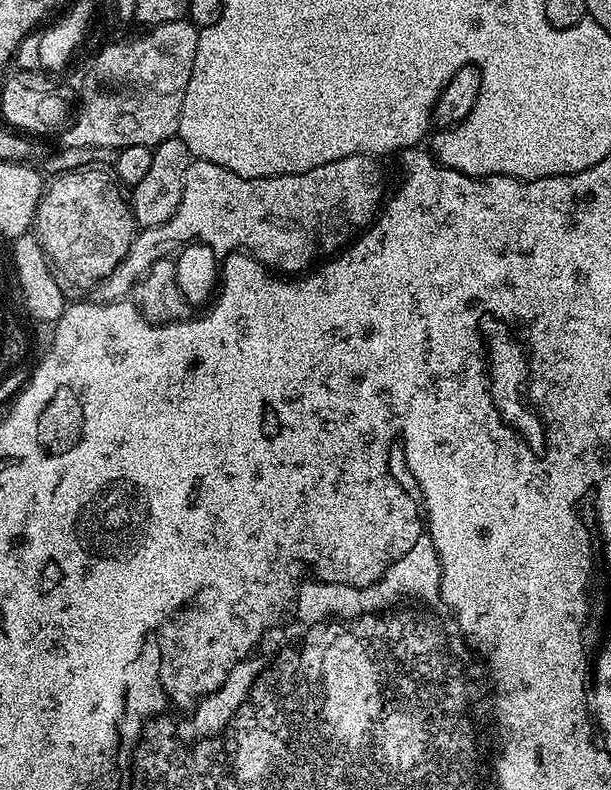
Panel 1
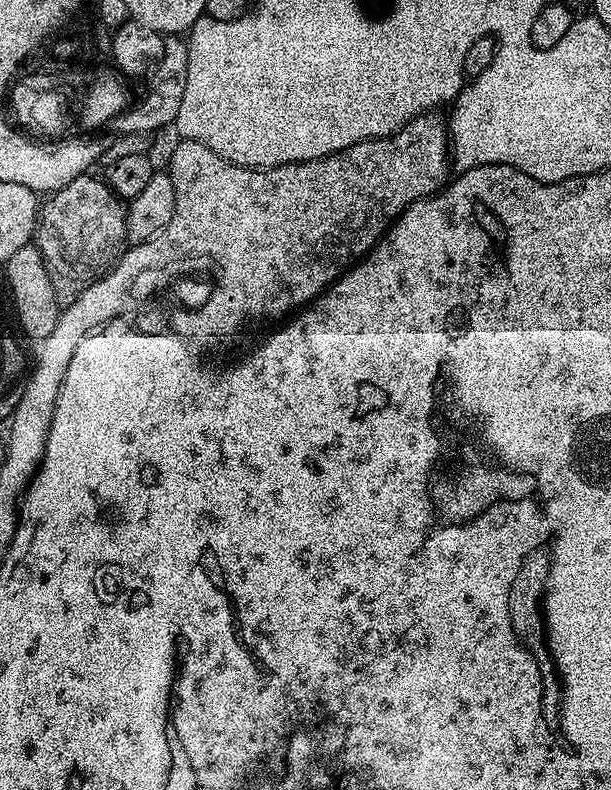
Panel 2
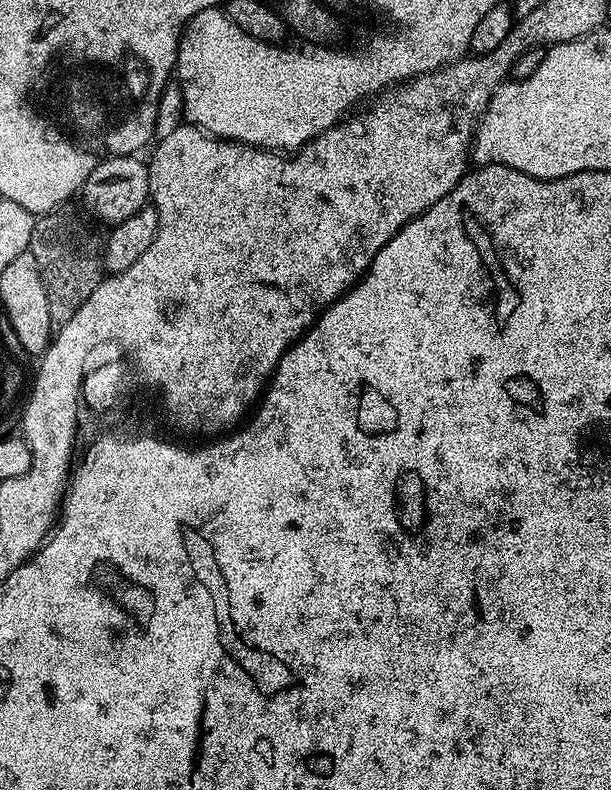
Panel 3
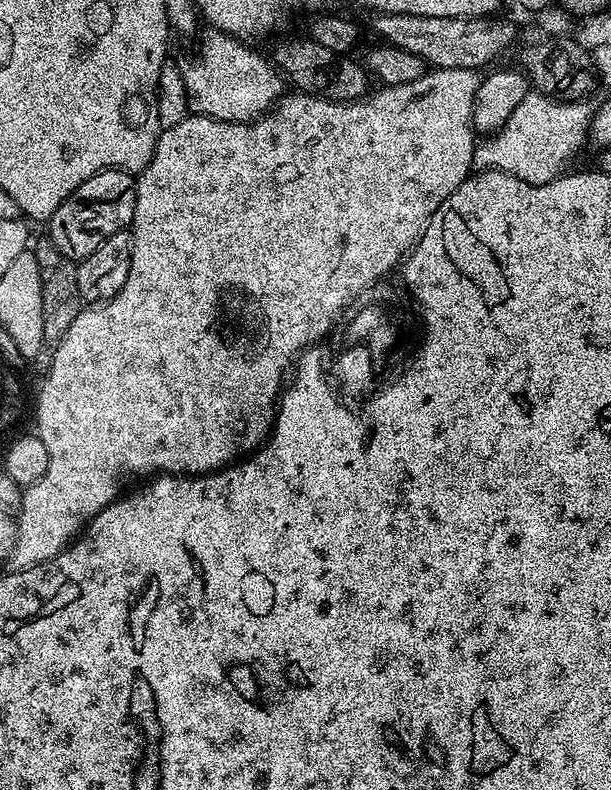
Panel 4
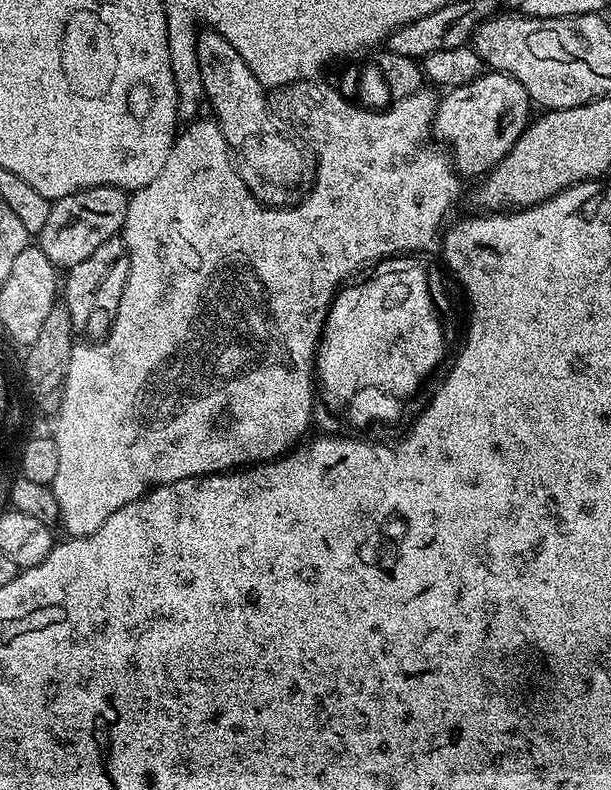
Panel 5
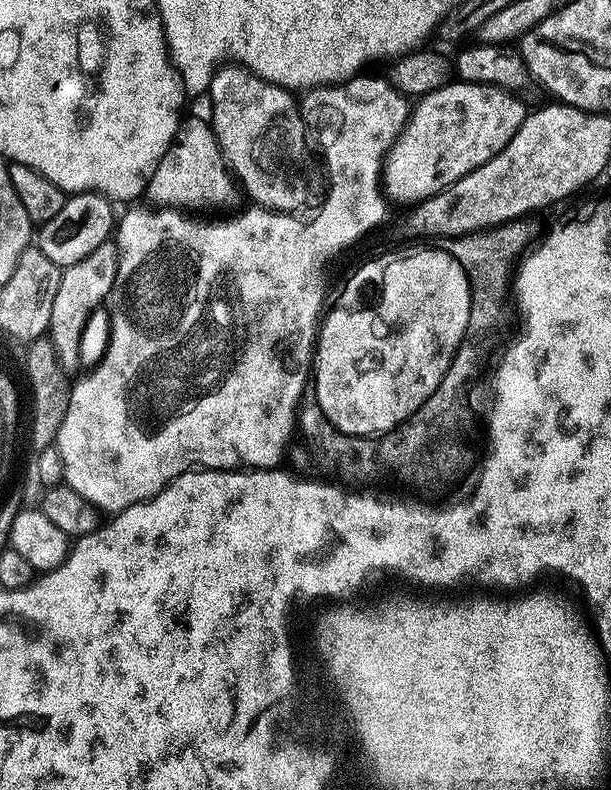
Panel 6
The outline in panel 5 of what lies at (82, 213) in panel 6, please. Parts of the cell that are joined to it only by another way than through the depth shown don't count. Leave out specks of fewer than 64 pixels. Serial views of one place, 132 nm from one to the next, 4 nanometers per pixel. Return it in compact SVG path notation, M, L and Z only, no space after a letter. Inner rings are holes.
M84 188L81 192L63 196L53 203L50 218L46 218L46 226L42 226L38 233L38 247L57 269L67 270L78 266L78 262L90 258L90 254L94 254L94 250L98 250L102 242L113 239L121 231L128 213L128 202L129 197L119 188Z

